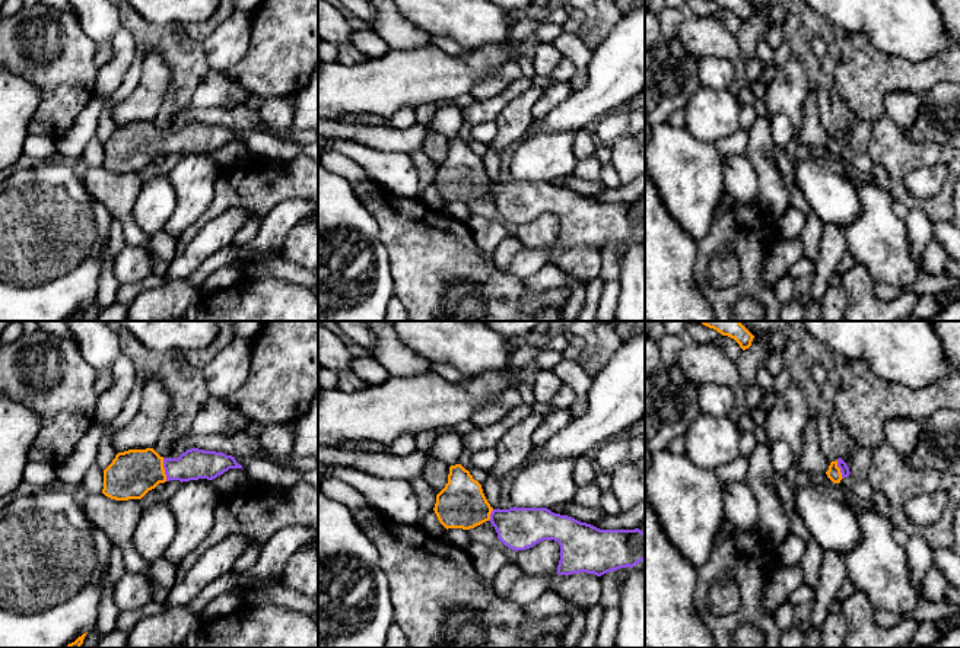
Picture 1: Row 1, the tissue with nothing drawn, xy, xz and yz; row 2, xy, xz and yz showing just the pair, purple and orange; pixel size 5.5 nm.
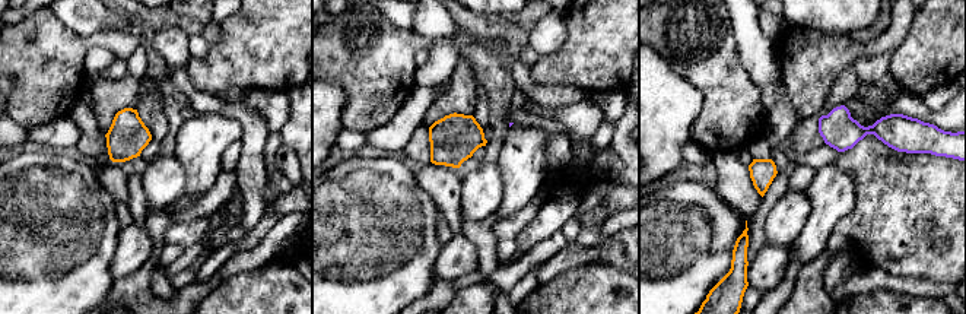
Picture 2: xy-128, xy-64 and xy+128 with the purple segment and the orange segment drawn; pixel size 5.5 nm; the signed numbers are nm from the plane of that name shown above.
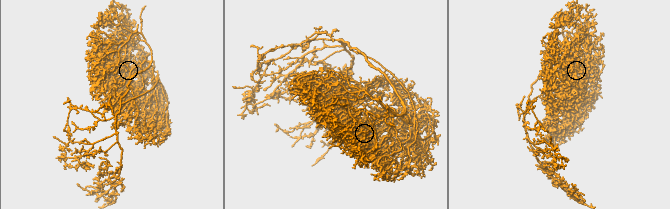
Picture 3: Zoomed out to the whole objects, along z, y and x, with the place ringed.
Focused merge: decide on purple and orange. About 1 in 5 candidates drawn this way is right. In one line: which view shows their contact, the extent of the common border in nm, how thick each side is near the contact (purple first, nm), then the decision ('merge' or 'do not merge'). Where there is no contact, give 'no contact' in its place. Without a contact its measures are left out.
contact in xy; length 130 nm; calibres 170 and 260 nm; merge

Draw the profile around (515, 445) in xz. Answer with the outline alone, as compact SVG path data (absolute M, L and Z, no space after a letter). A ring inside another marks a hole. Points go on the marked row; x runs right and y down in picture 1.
M531 413L528 417L512 426L495 445L498 460L490 476L500 479L512 470L522 467L522 461L533 450L533 433L541 423L543 416Z

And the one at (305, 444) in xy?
M318 391L311 407L298 422L299 428L293 441L292 454L298 457L318 457Z

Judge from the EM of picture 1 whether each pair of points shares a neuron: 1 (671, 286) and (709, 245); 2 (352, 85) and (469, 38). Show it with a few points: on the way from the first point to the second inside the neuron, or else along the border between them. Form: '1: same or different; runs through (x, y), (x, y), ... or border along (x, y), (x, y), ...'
1: different; border along (698, 242), (695, 264)
2: different; border along (498, 44), (464, 51)

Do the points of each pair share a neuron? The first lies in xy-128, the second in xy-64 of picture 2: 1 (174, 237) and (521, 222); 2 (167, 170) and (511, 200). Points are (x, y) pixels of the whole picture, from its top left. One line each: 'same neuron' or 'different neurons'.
1: same neuron
2: different neurons

